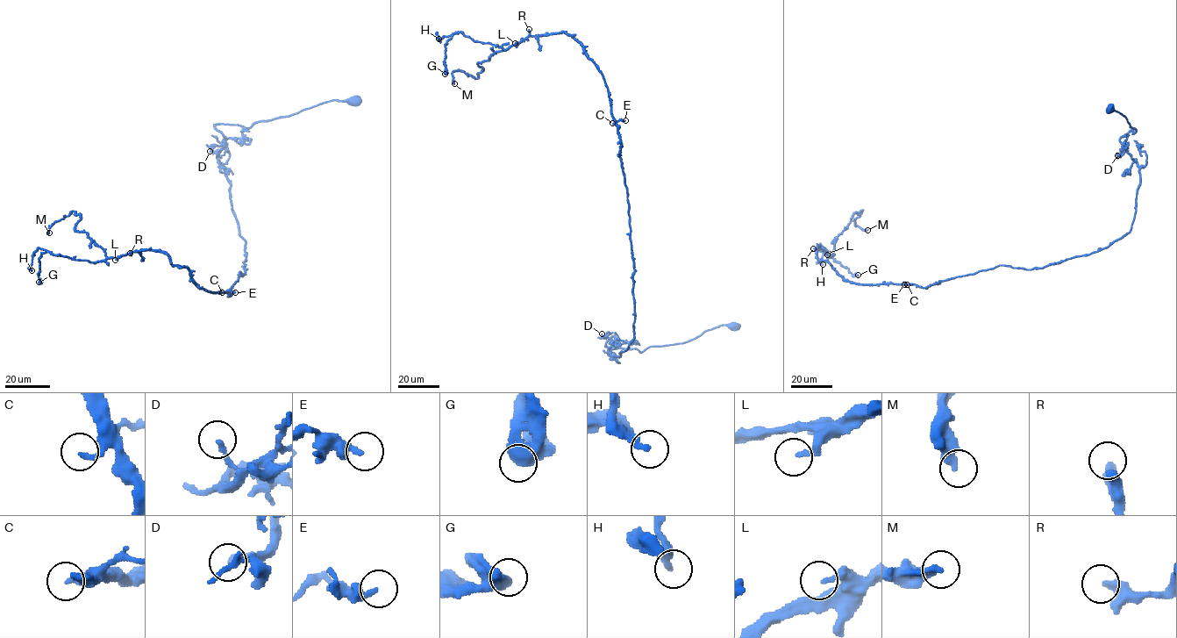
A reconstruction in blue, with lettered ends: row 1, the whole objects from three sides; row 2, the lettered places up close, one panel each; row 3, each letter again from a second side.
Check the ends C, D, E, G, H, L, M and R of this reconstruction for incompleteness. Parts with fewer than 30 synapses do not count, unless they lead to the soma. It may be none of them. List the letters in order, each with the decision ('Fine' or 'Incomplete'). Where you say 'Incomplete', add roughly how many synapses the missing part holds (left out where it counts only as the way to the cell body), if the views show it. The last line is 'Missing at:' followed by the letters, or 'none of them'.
C: Fine
D: Fine
E: Fine
G: Fine
H: Fine
L: Fine
M: Fine
R: Fine
Missing at: none of them

